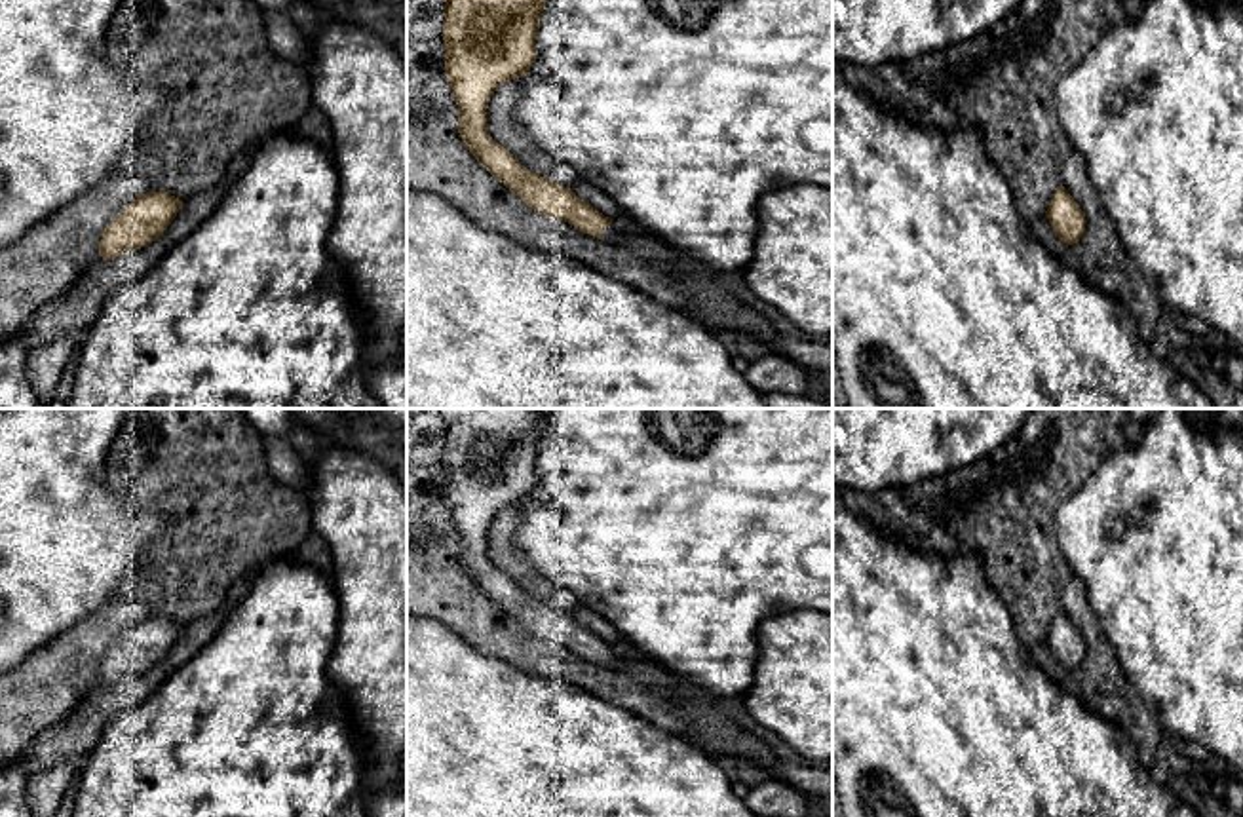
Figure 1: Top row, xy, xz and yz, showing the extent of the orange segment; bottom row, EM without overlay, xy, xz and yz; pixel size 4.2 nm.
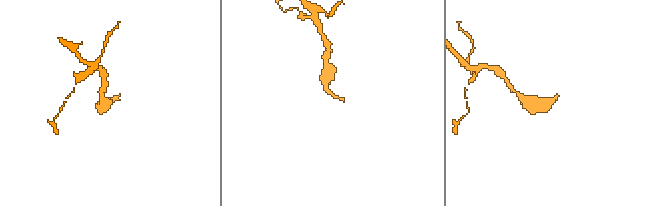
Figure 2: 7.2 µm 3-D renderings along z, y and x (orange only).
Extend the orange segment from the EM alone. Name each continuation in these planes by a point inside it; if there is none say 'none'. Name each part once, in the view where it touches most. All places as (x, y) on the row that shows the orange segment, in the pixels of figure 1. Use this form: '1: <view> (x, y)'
1: xz (713, 303)

